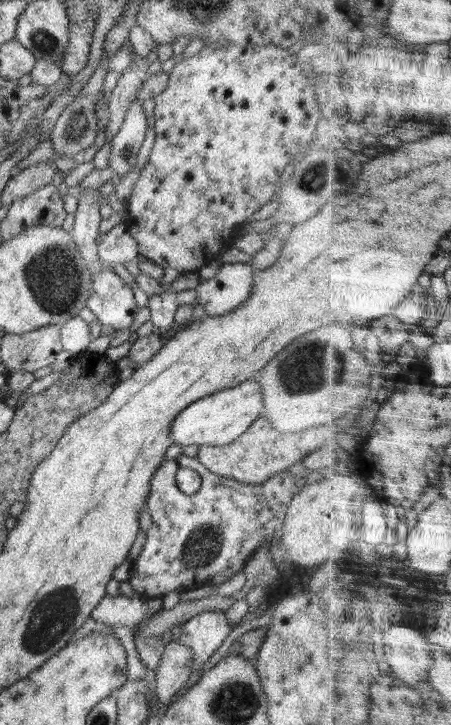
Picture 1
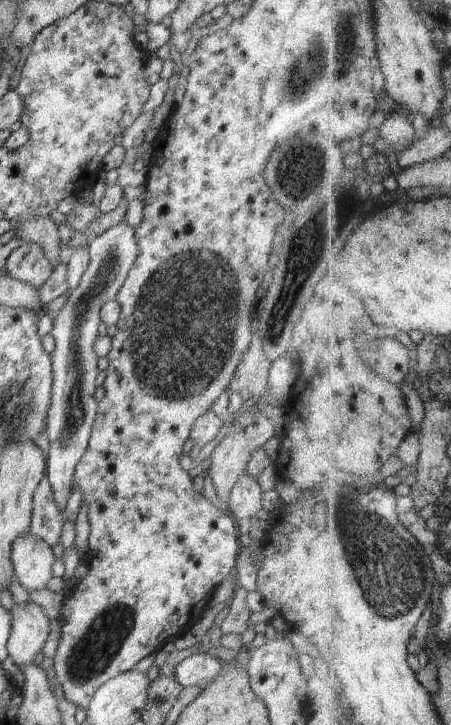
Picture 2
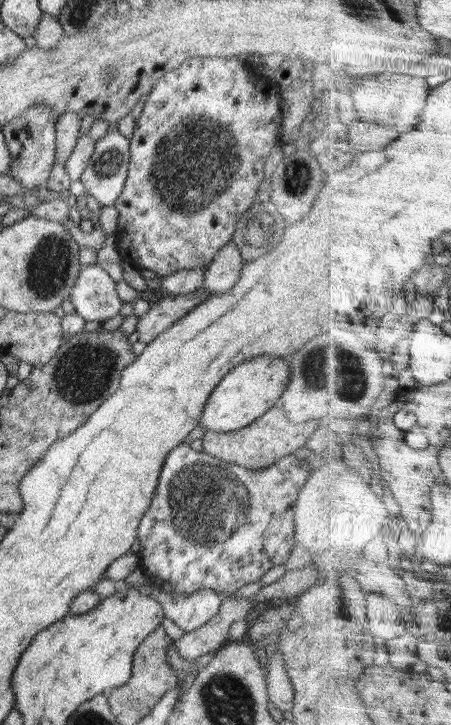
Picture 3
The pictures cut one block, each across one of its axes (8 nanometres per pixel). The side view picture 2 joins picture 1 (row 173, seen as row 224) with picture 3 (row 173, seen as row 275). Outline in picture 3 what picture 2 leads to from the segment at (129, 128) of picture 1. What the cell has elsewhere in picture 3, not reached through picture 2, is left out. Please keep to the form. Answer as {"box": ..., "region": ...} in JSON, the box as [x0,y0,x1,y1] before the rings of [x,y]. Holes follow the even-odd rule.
{"box":[80,131,130,206],"region":[[[112,131],[95,141],[92,156],[80,178],[86,195],[112,206],[124,190],[130,160],[130,141],[120,131]]]}

